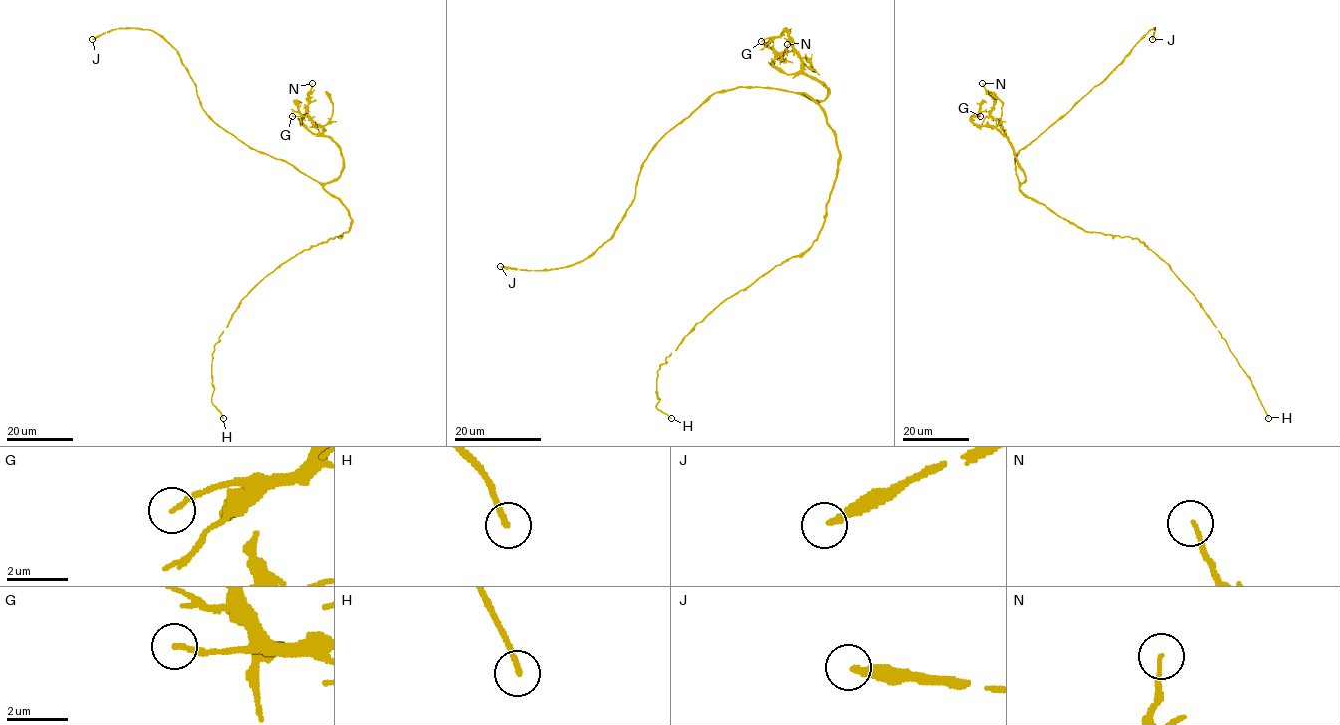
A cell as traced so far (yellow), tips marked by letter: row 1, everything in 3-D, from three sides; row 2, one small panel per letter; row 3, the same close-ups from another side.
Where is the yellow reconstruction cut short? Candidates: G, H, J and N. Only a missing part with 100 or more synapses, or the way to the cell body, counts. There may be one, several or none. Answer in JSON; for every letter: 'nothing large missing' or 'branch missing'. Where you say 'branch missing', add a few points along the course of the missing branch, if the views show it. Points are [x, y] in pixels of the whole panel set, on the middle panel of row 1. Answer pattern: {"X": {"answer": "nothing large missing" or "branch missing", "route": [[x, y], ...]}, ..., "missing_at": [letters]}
{"G": {"answer": "nothing large missing"}, "H": {"answer": "nothing large missing"}, "J": {"answer": "branch missing"}, "N": {"answer": "nothing large missing"}, "missing_at": ["J"]}

